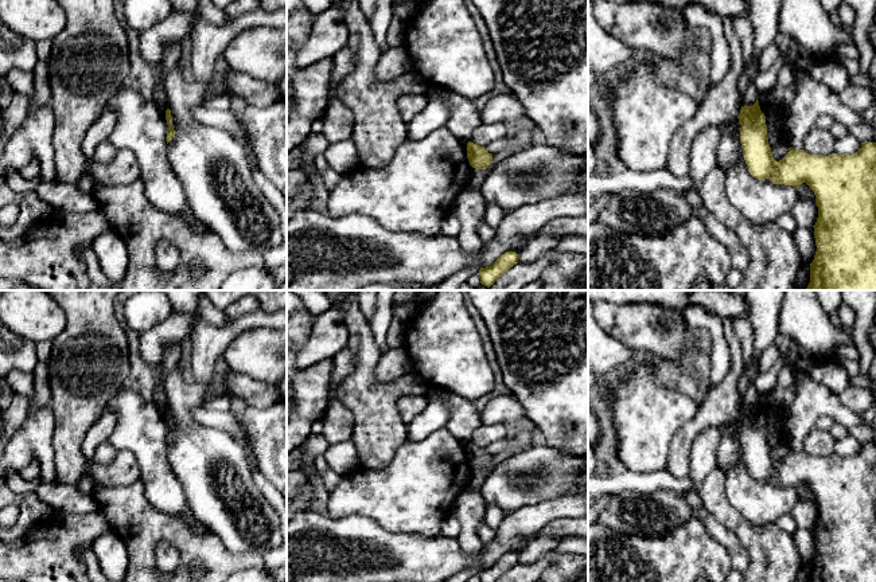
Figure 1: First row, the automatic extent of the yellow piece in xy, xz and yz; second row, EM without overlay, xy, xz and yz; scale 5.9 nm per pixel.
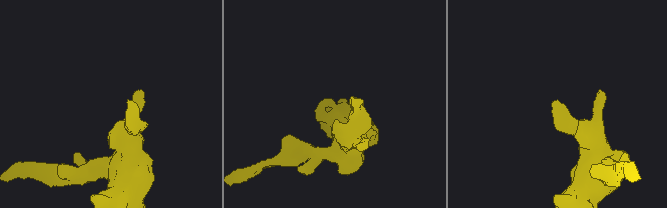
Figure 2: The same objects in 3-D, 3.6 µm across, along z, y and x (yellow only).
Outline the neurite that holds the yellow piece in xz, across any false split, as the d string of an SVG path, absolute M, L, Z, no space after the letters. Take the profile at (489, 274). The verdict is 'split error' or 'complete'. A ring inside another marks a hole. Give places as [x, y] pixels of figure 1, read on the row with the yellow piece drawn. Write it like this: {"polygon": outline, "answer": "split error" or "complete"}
{"polygon": "M506 251L492 265L480 267L478 276L480 284L490 288L505 272L518 263L518 254L515 251Z", "answer": "complete"}

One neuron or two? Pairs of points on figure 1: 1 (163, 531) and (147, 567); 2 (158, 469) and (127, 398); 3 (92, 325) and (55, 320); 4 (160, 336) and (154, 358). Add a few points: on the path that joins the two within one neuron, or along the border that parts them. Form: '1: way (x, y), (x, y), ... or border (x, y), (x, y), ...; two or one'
1: way (154, 539), (147, 546), (147, 558); one
2: way (151, 452), (141, 425), (135, 416); one
3: border (59, 304), (65, 315), (65, 327), (51, 340); two
4: way (155, 342), (154, 352); one

